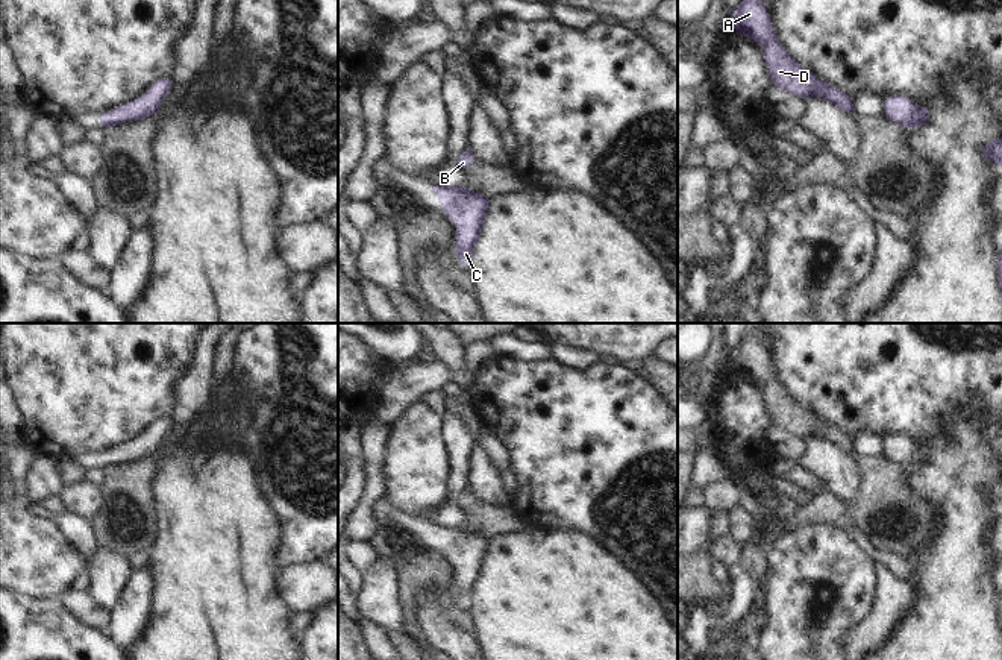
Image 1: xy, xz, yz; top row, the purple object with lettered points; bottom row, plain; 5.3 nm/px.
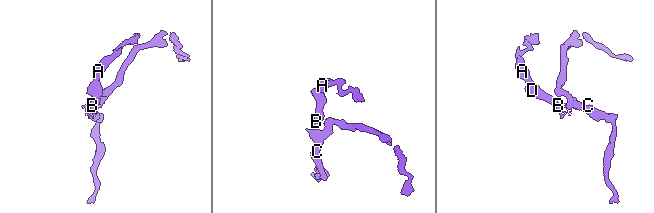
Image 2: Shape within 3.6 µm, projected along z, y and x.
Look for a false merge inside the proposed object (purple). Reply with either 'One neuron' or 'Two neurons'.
Two neurons

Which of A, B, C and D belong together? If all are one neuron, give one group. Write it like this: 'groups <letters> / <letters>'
groups A B D / C

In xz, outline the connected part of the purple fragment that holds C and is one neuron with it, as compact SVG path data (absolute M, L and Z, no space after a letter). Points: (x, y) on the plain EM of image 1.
M432 525L432 531L440 539L443 552L456 567L456 602L471 607L473 592L482 575L493 537L468 531L464 526Z

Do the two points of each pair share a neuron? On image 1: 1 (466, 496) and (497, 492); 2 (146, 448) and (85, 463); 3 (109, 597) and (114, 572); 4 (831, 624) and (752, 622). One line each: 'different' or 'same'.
1: different
2: same
3: same
4: different

